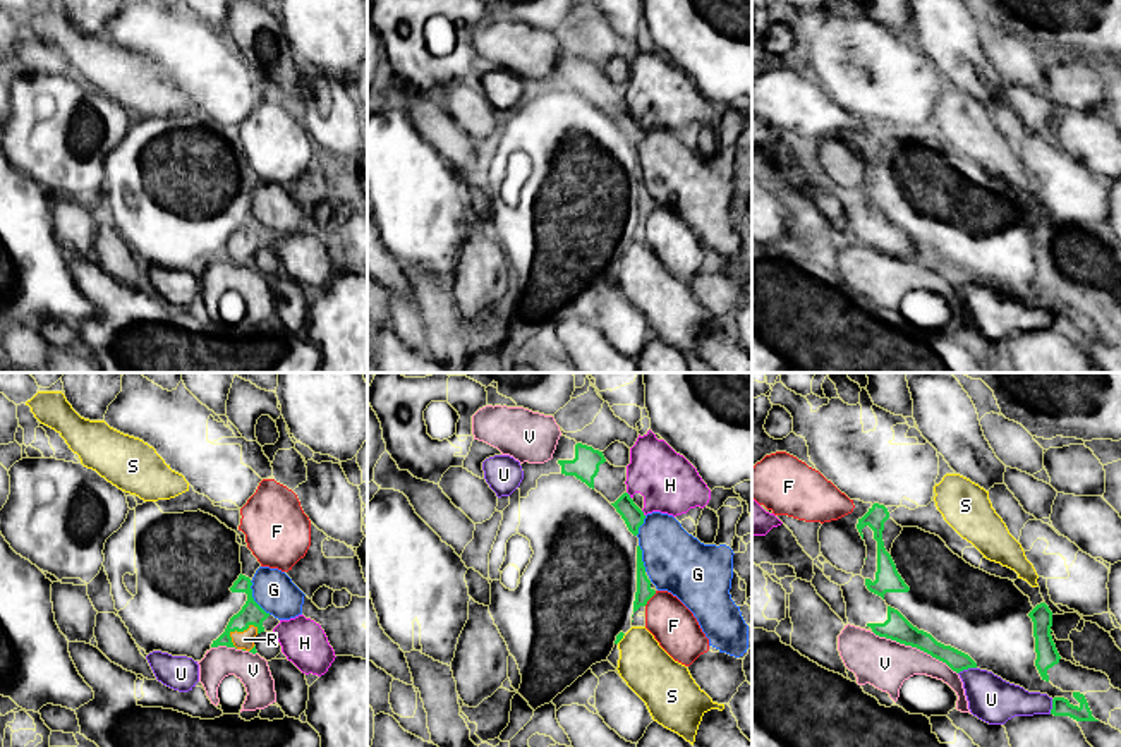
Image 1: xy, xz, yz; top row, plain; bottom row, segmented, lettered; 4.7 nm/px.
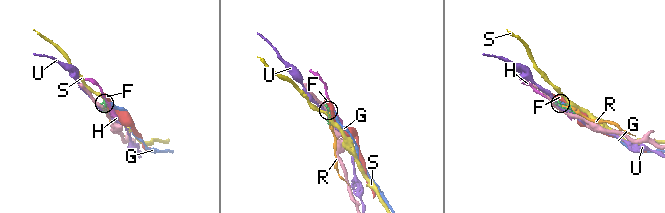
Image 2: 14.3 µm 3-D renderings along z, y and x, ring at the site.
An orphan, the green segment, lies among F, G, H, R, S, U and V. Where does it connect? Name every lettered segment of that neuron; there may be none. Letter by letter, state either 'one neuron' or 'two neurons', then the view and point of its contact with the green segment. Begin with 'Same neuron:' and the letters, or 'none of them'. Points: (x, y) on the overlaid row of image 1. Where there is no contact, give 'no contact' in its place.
Same neuron: none of them
F: two neurons; contact xz (651, 596)
G: two neurons; contact xy (253, 598)
H: two neurons; contact xz (629, 495)
R: two neurons; contact xy (239, 631)
S: two neurons; contact xz (620, 639)
U: two neurons; contact yz (967, 668)
V: two neurons; contact yz (915, 646)

